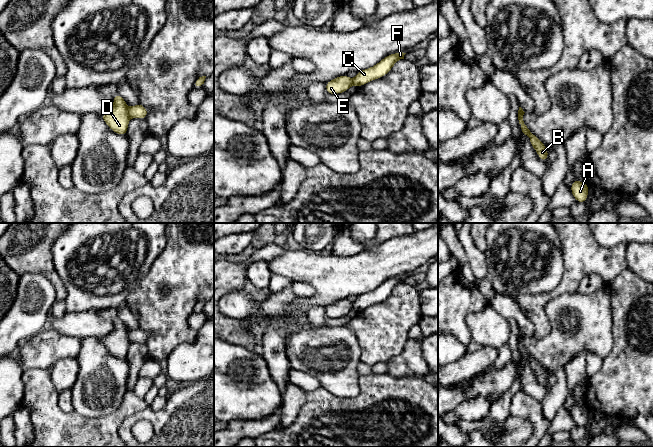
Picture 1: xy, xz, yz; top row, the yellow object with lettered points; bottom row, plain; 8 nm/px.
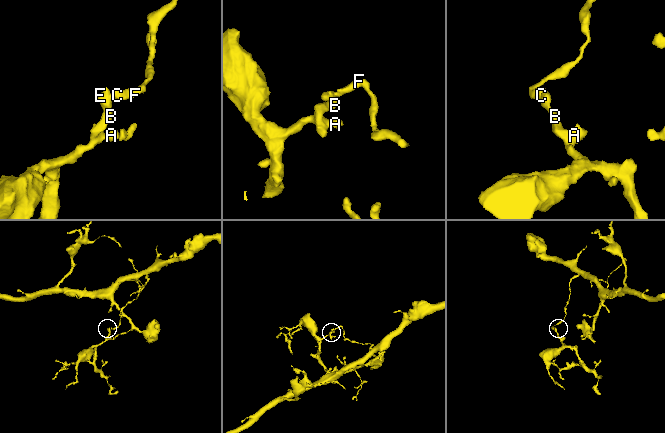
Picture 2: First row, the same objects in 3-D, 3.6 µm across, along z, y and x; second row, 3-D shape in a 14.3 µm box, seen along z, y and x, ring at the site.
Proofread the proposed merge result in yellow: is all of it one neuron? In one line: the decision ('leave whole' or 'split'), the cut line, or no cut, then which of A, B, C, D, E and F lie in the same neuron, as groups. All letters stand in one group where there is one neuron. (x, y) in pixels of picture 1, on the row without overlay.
split | xy (128, 332), (128, 339), (130, 341) | A B D E / C F

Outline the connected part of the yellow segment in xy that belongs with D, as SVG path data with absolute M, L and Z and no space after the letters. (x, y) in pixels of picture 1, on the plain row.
M118 317L113 321L113 324L113 330L101 341L113 356L126 360L130 344L128 339L129 331Z

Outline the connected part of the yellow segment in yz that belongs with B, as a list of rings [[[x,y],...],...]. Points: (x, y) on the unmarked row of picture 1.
[[[519,331],[519,334],[522,336],[521,339],[518,339],[518,344],[519,344],[519,348],[521,351],[521,356],[522,356],[522,360],[524,359],[529,359],[530,362],[530,368],[532,369],[532,371],[536,374],[539,382],[543,385],[546,386],[548,383],[548,374],[546,373],[544,367],[542,365],[539,364],[539,362],[537,360],[535,360],[530,354],[529,352],[525,349],[524,346],[524,335],[521,331]]]

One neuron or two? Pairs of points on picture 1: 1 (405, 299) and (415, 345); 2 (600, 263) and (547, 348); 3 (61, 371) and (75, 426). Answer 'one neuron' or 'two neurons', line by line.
1: two neurons
2: two neurons
3: two neurons

